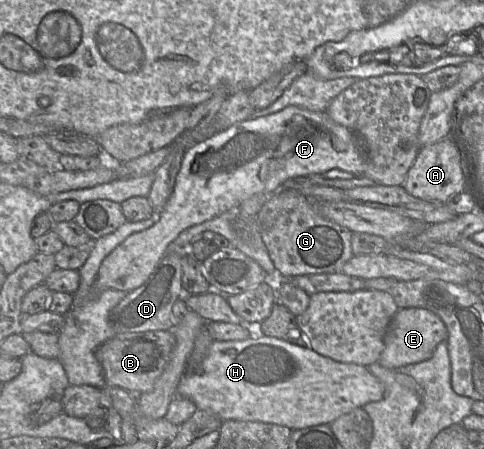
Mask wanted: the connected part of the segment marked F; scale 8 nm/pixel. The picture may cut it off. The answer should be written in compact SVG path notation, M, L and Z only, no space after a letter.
M287 106L271 115L241 121L226 130L219 131L186 150L173 192L160 212L159 220L152 227L131 234L104 258L91 287L90 297L107 289L129 292L141 286L164 257L169 245L189 227L225 212L236 211L244 200L253 195L275 193L281 190L282 184L288 179L308 177L333 169L363 176L365 148L356 133L333 121L326 111L310 111L298 106Z

